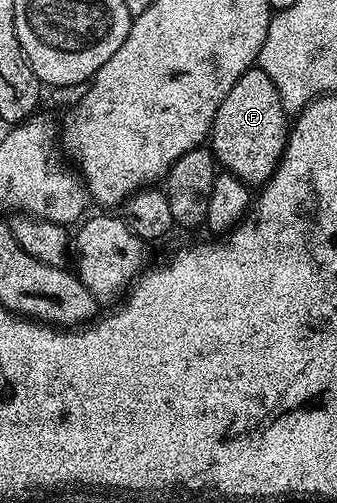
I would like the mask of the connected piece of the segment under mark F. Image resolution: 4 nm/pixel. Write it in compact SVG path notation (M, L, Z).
M251 67L248 71L244 71L244 75L240 75L240 79L236 79L232 91L228 91L228 95L224 95L224 103L220 103L220 111L216 111L216 119L210 128L208 148L214 154L215 162L225 172L235 173L245 185L261 187L276 171L282 153L286 150L287 136L288 114L280 103L280 95L276 91L272 79L268 79L268 75L264 75L262 69Z

